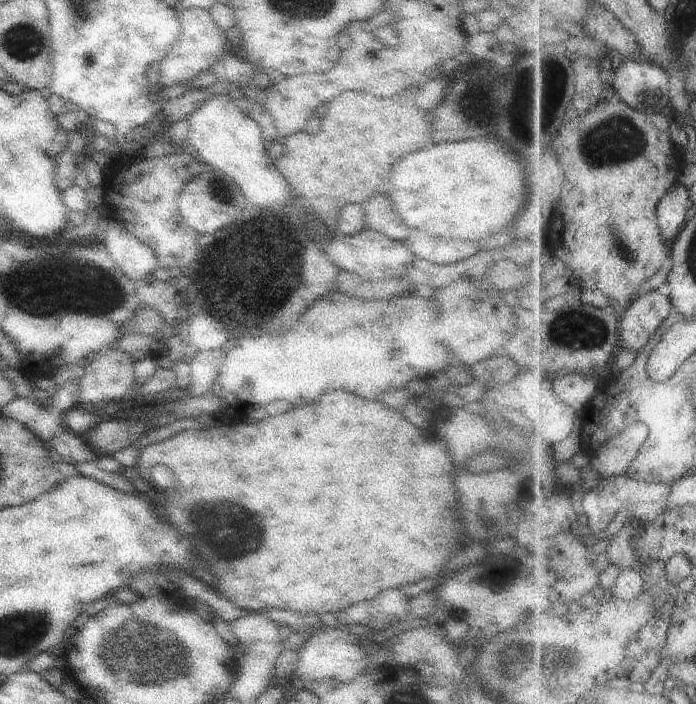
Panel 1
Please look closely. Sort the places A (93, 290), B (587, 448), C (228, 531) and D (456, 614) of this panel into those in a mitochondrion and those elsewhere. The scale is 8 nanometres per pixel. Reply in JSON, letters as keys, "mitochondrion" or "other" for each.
{"A":"mitochondrion","B":"other","C":"mitochondrion","D":"other"}

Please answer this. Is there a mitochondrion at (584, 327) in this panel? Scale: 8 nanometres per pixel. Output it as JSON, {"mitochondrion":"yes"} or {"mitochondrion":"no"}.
{"mitochondrion":"yes"}

